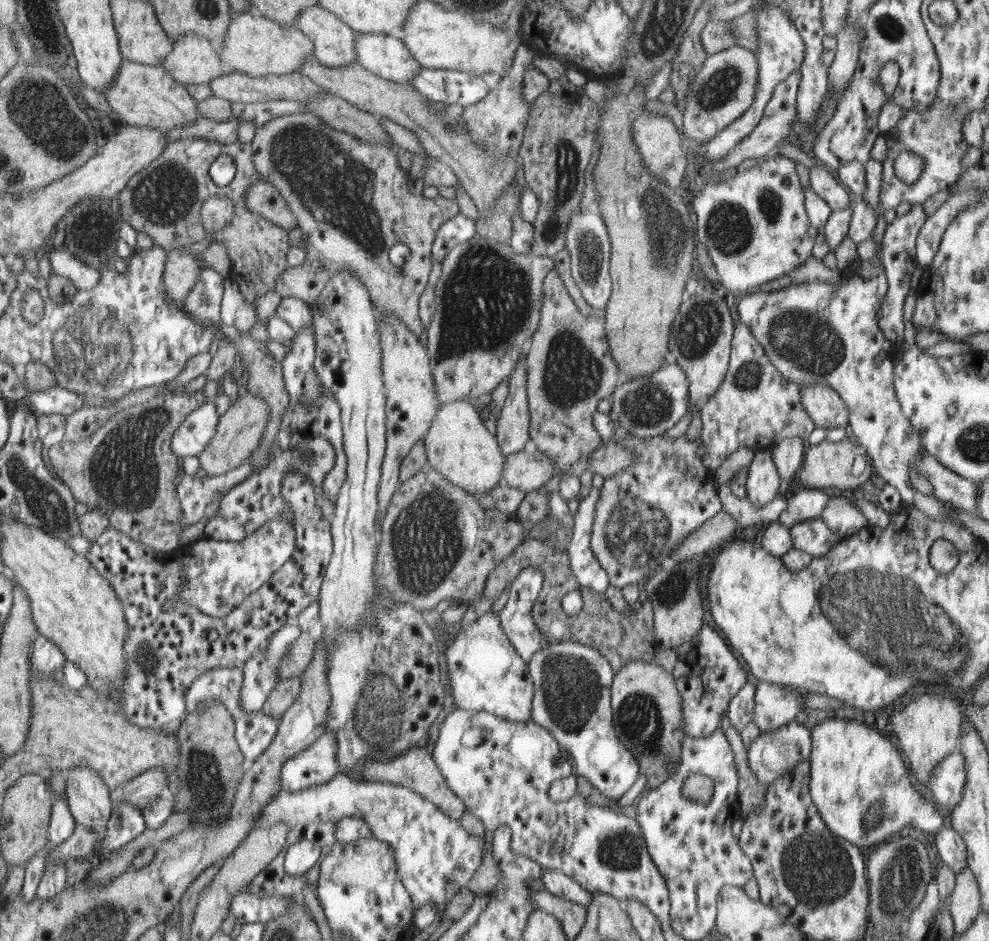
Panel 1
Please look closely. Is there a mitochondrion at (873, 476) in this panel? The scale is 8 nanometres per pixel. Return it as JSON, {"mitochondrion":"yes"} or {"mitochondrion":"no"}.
{"mitochondrion":"no"}

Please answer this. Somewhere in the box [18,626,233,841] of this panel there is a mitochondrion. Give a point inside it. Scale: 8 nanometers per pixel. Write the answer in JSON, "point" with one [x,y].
{"point":[209,805]}

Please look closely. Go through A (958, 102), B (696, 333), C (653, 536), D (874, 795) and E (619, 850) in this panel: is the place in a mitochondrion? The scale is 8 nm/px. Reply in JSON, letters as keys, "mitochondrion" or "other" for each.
{"A":"mitochondrion","B":"mitochondrion","C":"mitochondrion","D":"mitochondrion","E":"mitochondrion"}

